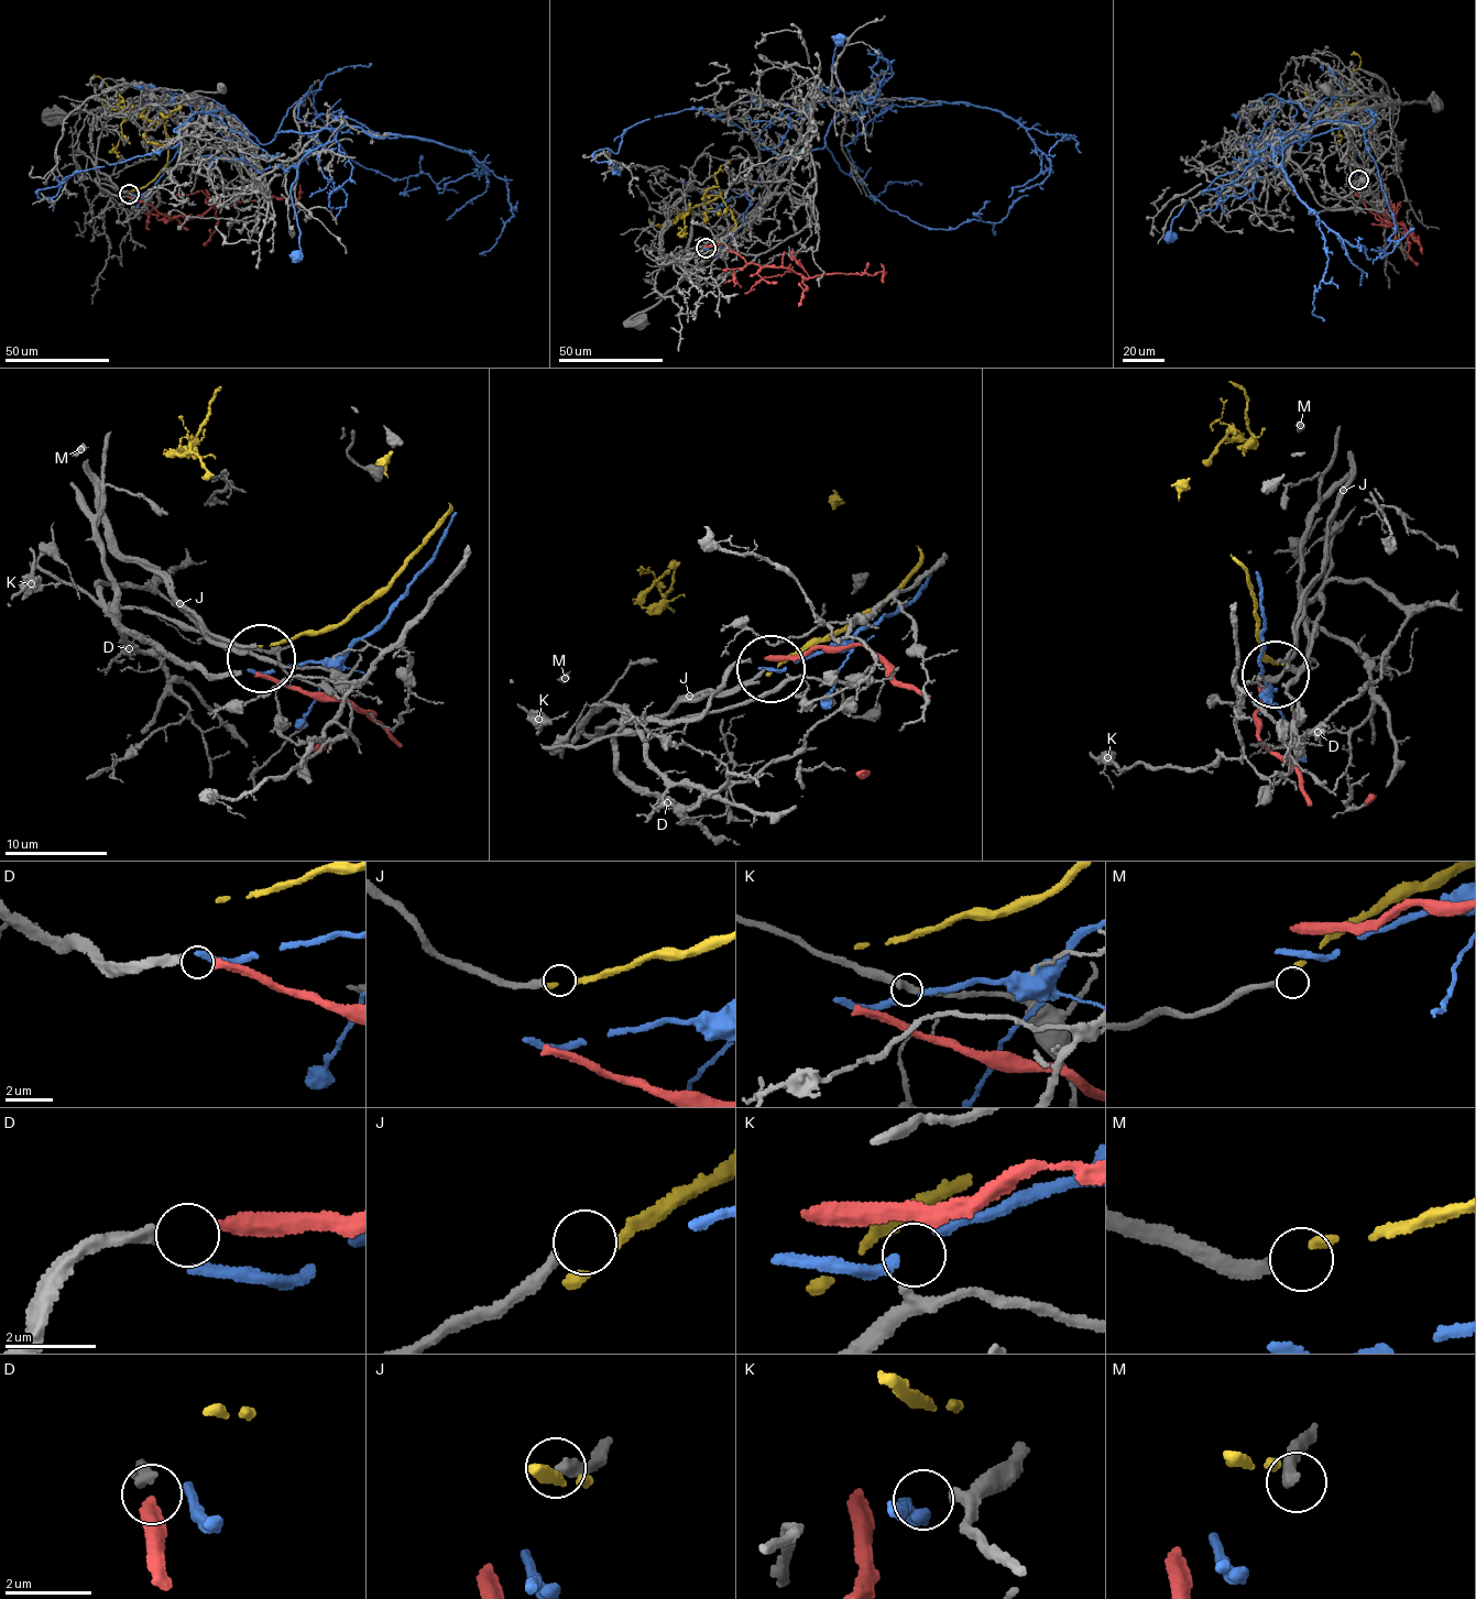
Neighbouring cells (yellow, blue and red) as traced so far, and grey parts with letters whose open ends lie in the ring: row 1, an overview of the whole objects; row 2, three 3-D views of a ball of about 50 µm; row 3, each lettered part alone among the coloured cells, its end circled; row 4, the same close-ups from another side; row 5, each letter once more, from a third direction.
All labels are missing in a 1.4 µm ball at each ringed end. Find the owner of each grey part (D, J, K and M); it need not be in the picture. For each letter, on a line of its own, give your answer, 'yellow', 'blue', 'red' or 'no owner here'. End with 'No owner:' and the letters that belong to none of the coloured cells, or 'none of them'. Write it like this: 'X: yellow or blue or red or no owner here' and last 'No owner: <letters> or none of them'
D: red
J: no owner here
K: no owner here
M: yellow
No owner: J, K

